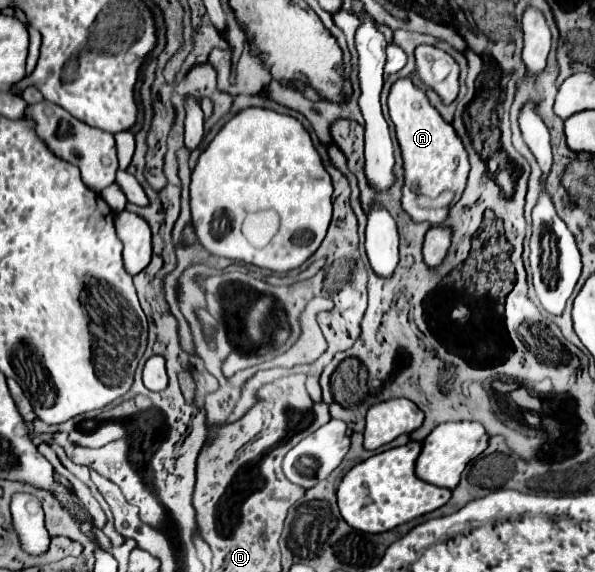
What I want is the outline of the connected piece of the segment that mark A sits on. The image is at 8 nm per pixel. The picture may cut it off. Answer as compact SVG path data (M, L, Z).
M397 79L393 83L389 93L389 115L395 123L397 141L405 161L403 209L413 219L427 221L431 227L445 227L445 219L451 207L461 199L467 183L467 151L455 129L443 121L435 107L431 107L425 91L413 85L411 79Z

